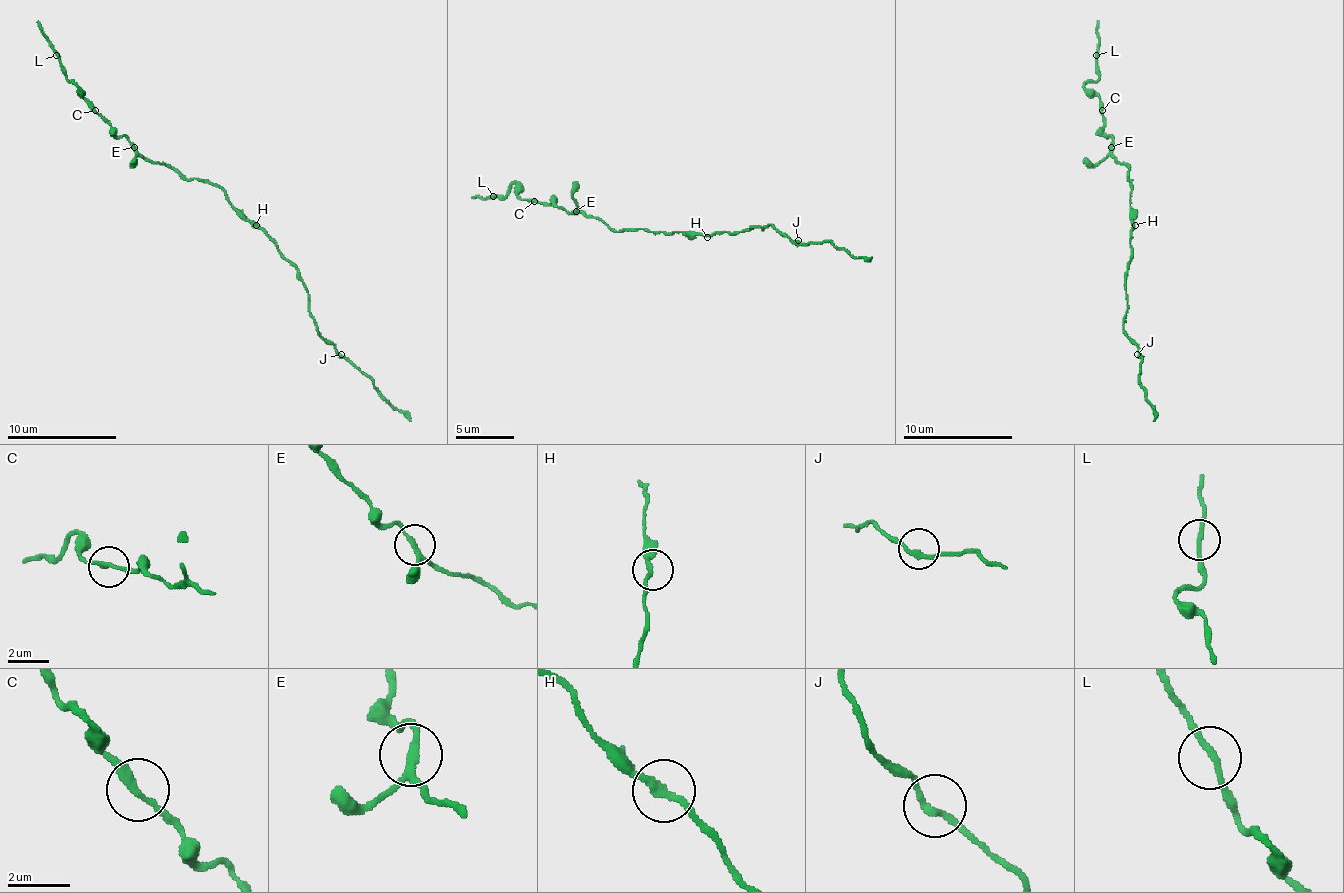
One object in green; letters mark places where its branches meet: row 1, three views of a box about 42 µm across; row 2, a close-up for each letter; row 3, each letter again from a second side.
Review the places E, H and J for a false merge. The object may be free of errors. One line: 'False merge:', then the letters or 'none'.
False merge: none

